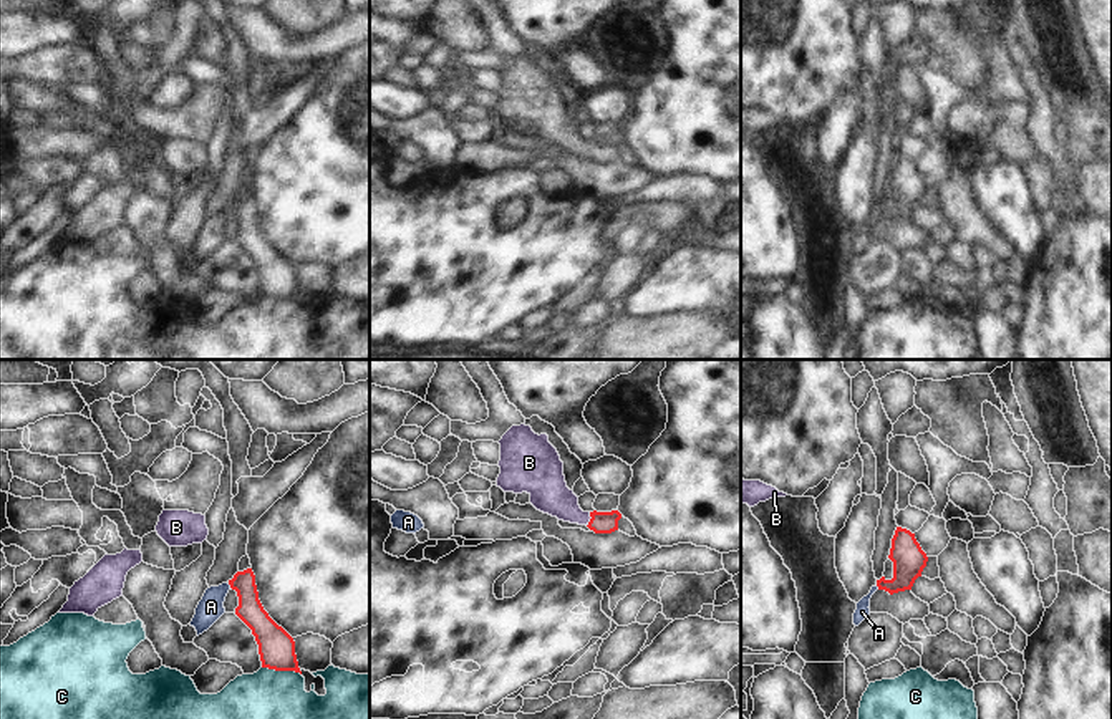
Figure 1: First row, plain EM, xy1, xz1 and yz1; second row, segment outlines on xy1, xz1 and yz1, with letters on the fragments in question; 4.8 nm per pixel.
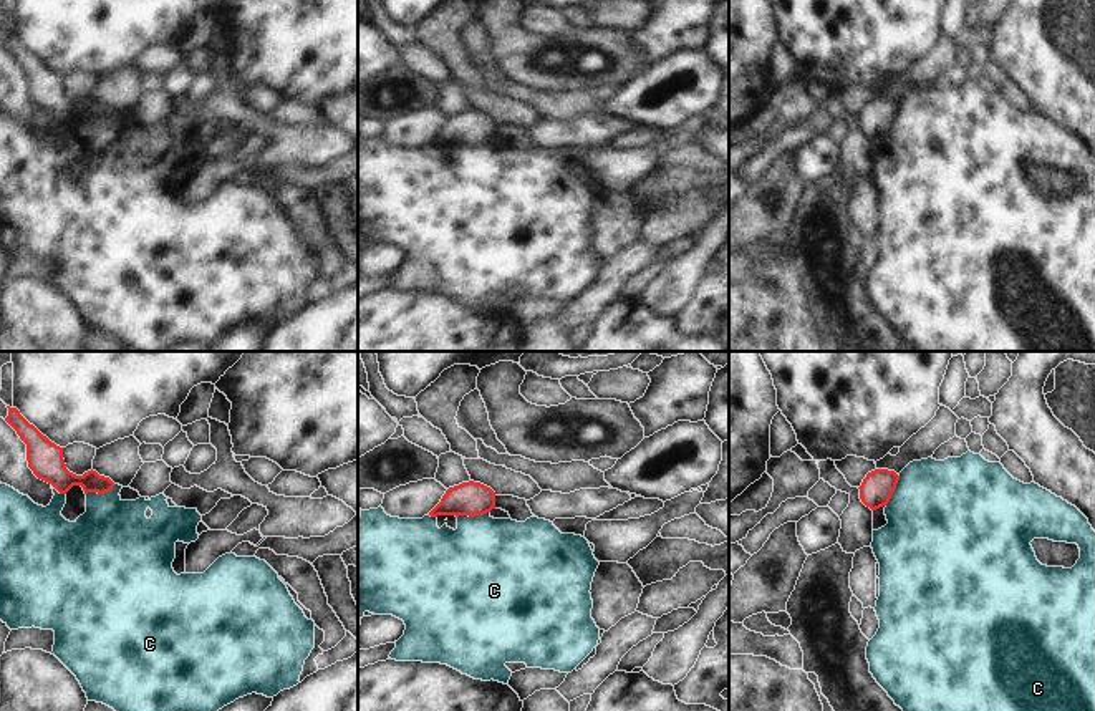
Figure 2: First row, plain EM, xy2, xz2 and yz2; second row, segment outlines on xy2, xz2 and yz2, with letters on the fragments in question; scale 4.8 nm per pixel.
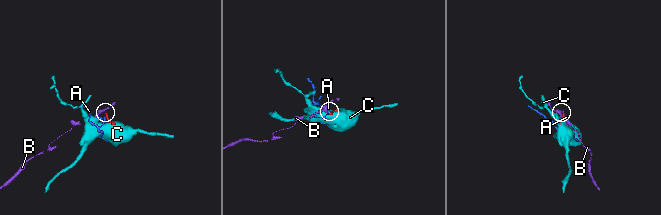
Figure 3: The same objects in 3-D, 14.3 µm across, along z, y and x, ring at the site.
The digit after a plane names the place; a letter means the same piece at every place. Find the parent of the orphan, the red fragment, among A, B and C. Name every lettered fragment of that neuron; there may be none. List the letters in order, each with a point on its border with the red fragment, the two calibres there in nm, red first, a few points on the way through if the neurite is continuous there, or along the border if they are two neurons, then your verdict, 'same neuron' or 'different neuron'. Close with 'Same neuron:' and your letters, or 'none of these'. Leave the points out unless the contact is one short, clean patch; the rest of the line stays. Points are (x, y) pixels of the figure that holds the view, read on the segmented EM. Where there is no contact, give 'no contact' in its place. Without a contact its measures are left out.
A: xy1 (229, 583) | 120/120 nm | along xy1 (227, 583), (231, 587) | different neuron
B: xz1 (590, 519) | 110/190 nm | across xz1 (602, 522), (590, 519), (575, 516), (549, 492) | same neuron
C: xy1 (282, 670) | 180/240 nm | along xy1 (262, 666), (297, 671), (300, 675) | different neuron
Same neuron: B

